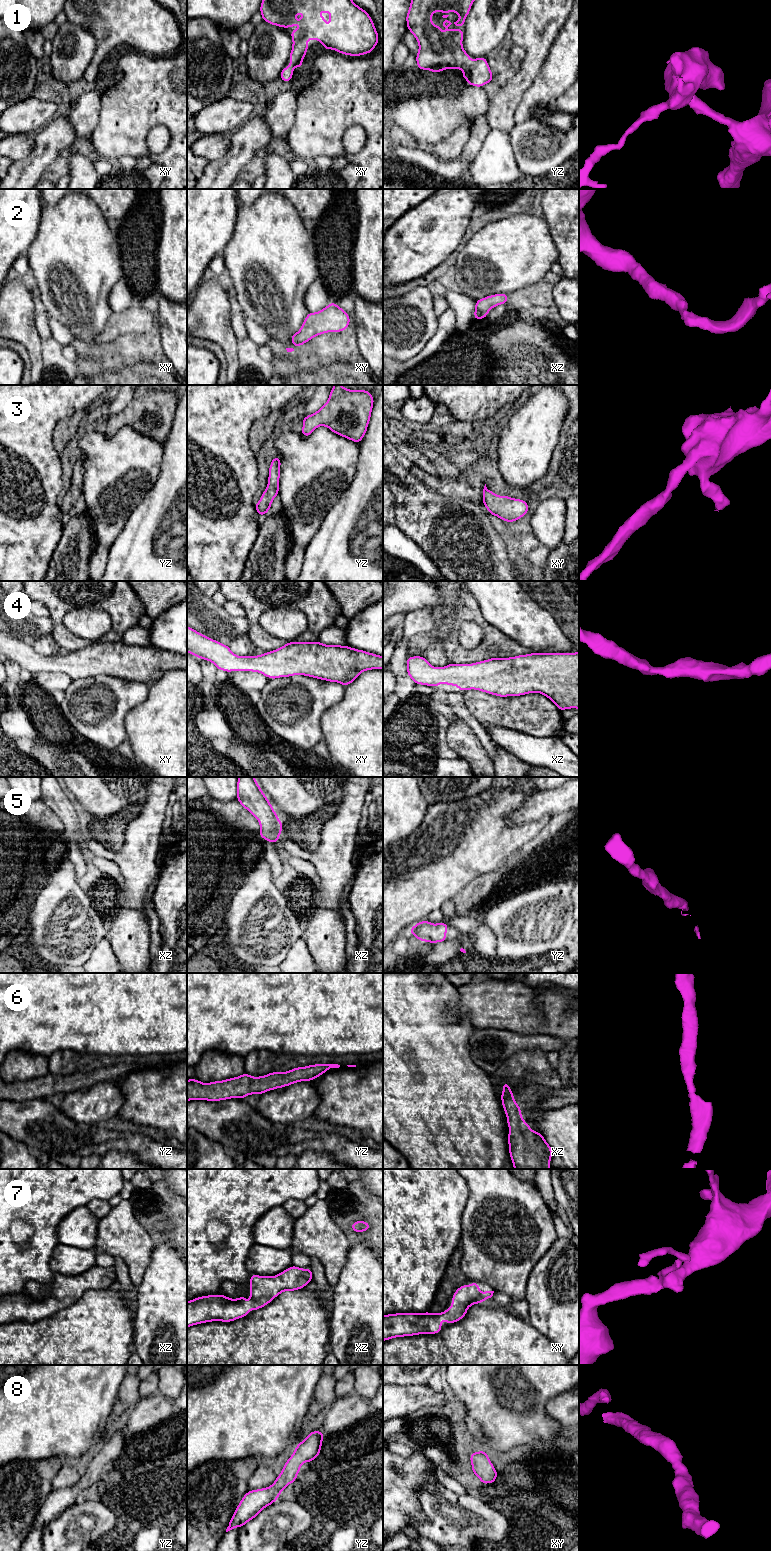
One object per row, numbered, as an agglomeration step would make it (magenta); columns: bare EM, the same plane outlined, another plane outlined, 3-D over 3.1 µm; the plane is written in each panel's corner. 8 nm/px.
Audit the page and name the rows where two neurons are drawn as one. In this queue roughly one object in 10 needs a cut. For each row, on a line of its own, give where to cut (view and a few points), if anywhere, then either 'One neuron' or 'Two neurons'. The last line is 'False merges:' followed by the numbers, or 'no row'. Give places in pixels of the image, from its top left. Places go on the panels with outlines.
1: No split. One neuron
2: No split. One neuron
3: No split. One neuron
4: No split. One neuron
5: No split. One neuron
6: No split. One neuron
7: No split. One neuron
8: No split. One neuron
False merges: no row

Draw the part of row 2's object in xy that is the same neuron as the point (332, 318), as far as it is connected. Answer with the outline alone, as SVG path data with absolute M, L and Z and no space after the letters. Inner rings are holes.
M331 302L316 313L309 312L300 330L290 338L294 346L300 347L317 335L344 331L349 327L349 324L349 314L335 302Z

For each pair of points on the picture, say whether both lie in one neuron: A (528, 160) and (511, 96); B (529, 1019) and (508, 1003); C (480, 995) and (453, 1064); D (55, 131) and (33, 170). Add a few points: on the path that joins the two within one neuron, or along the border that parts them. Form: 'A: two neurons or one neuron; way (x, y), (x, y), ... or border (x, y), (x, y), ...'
A: two neurons; border (515, 124), (508, 133)
B: one neuron; way (524, 1014), (516, 1006), (513, 1006)
C: two neurons; border (459, 999), (459, 1014), (468, 1016), (477, 1029)
D: one neuron; way (50, 141), (49, 150), (39, 160)

